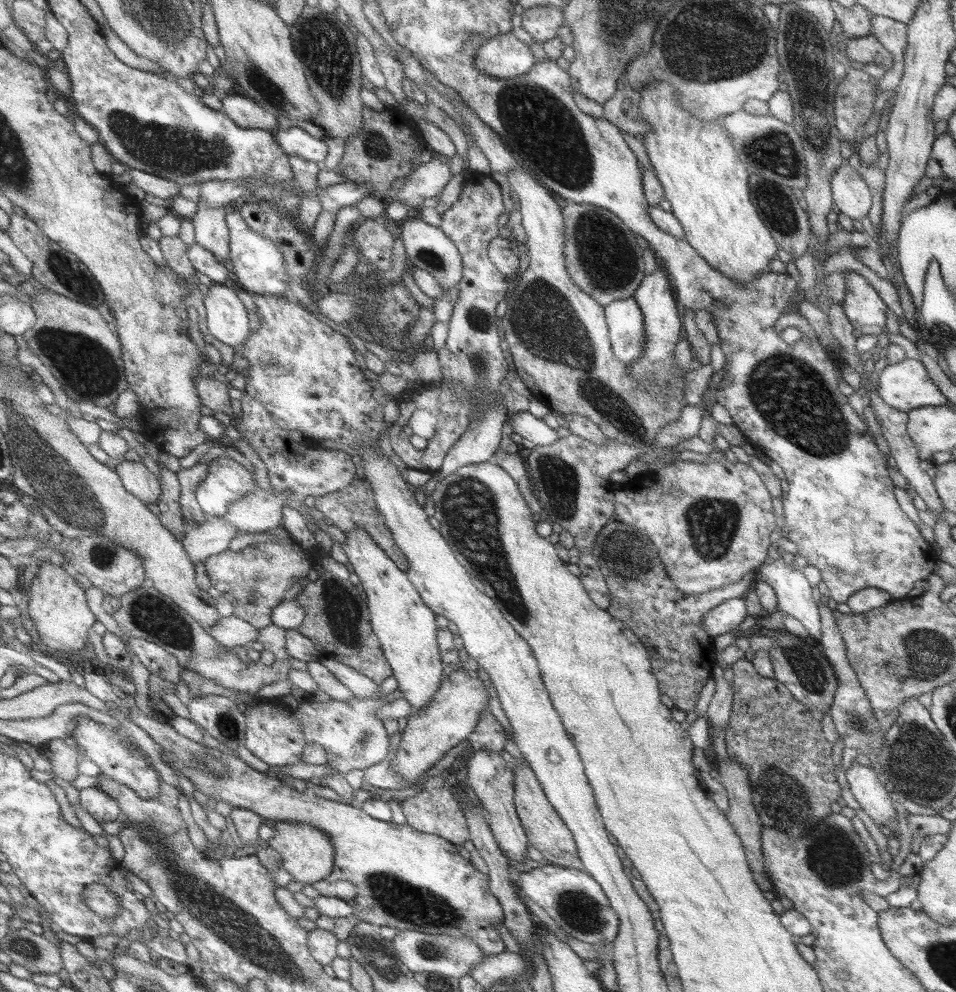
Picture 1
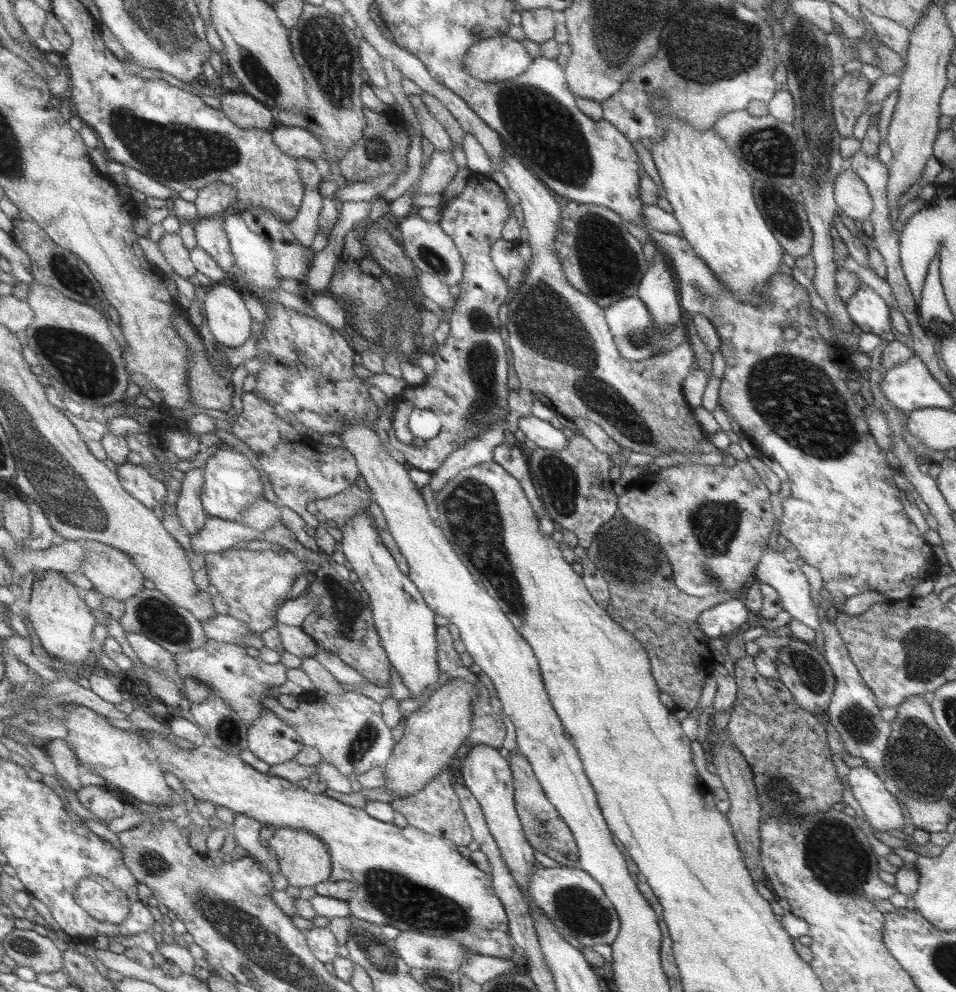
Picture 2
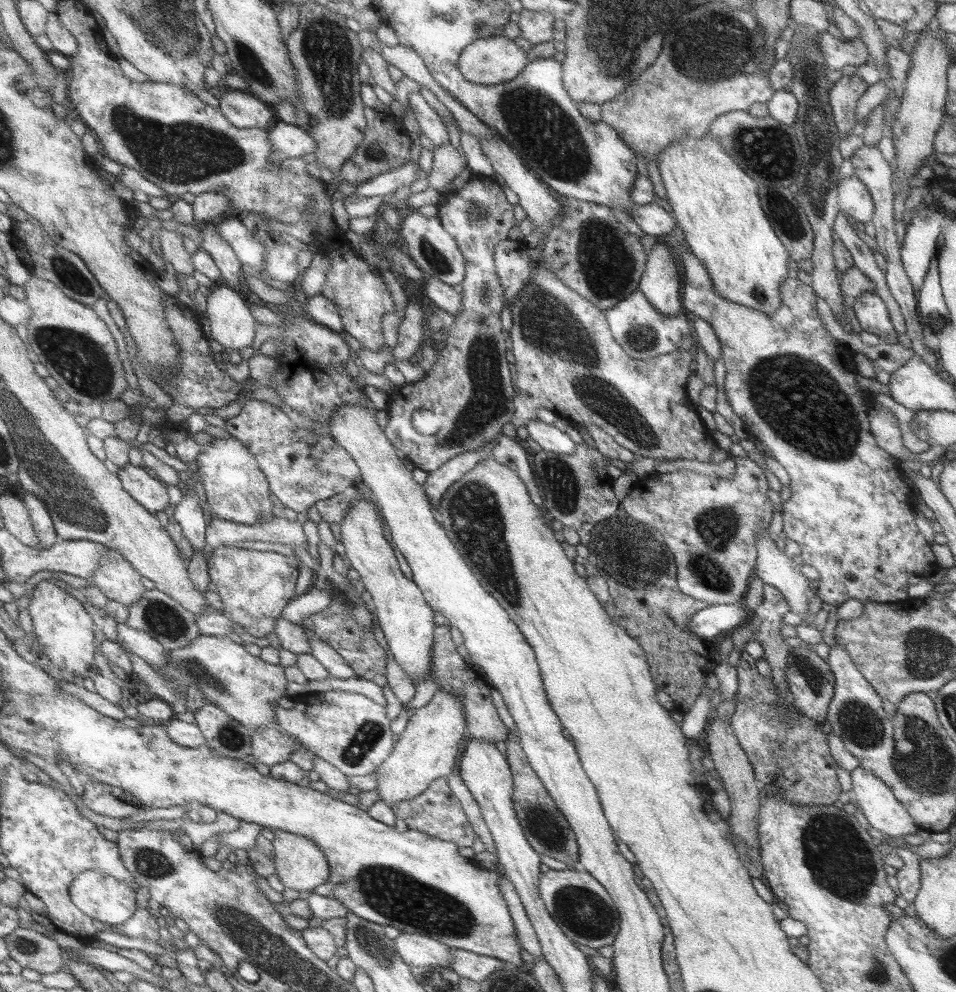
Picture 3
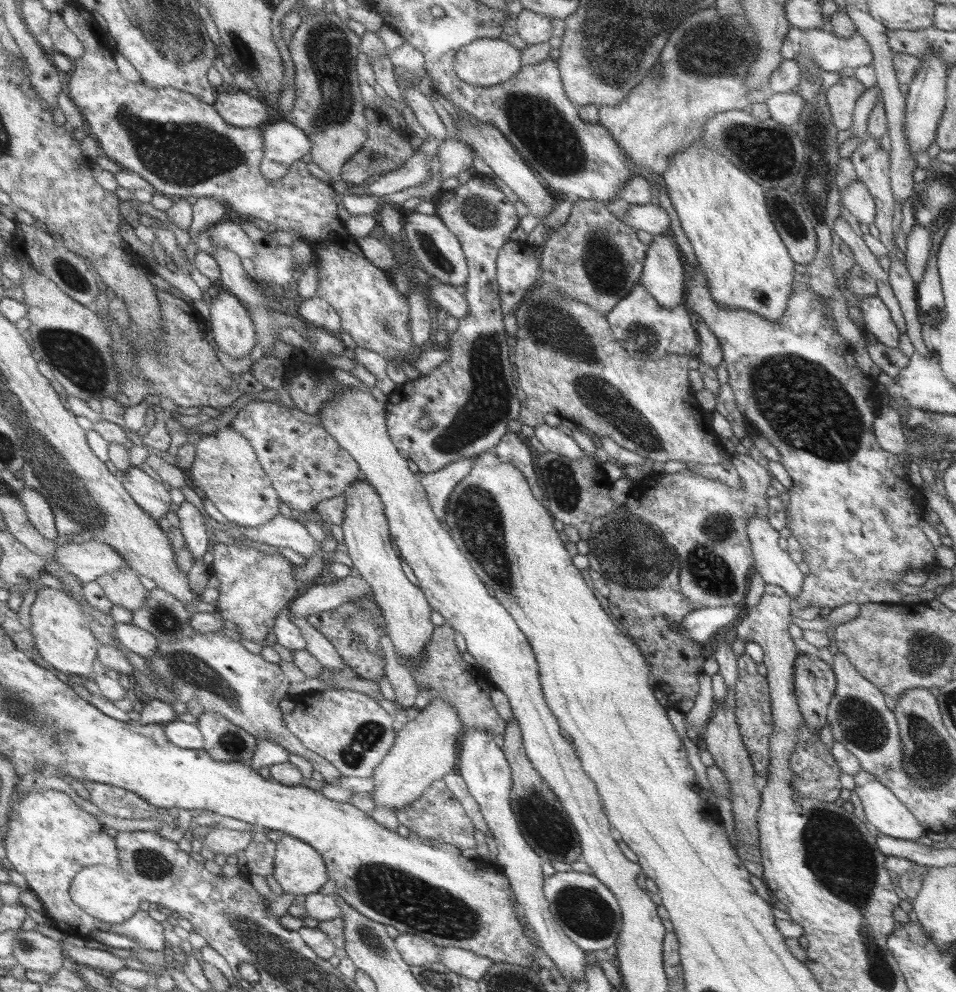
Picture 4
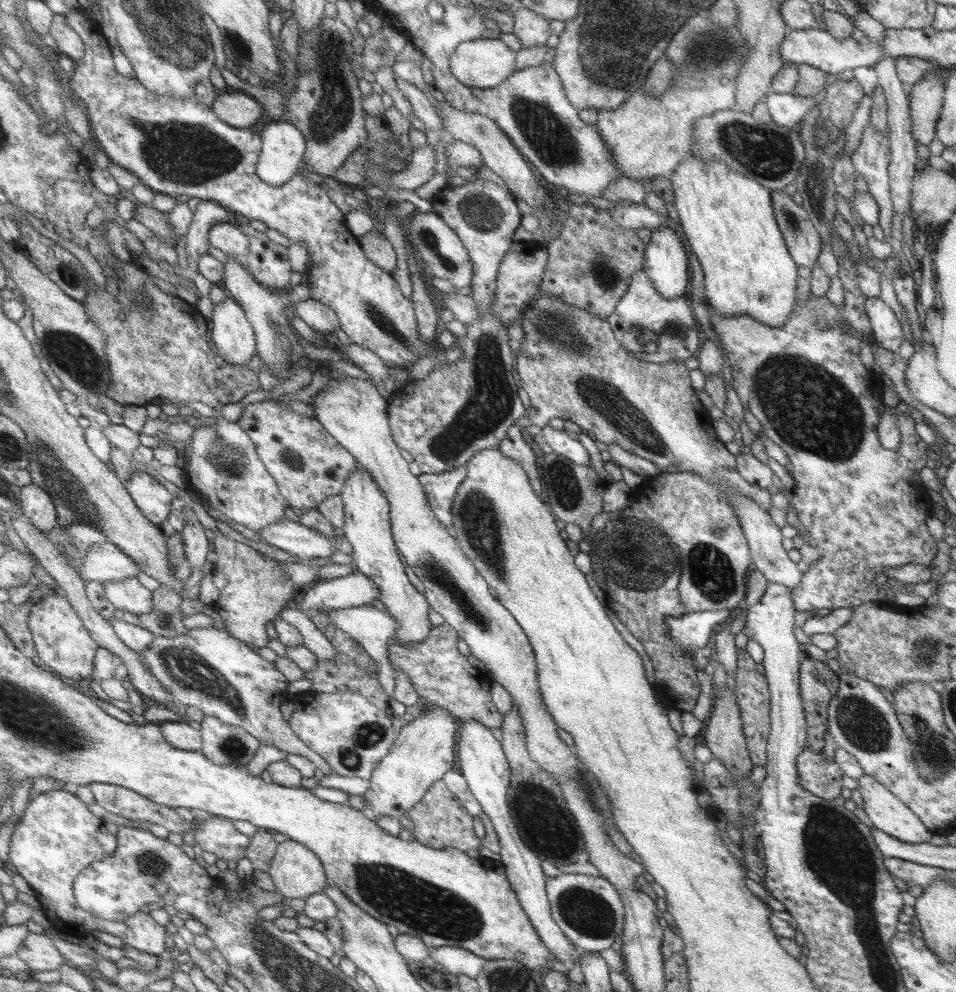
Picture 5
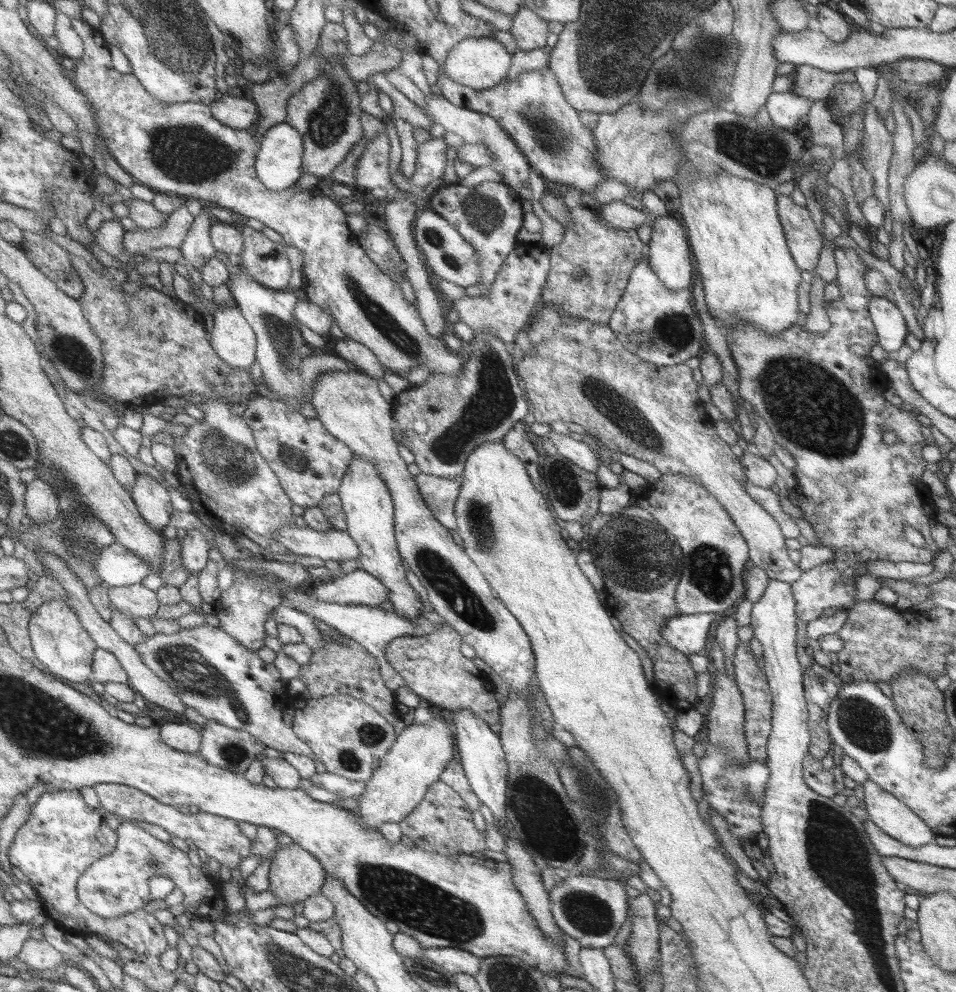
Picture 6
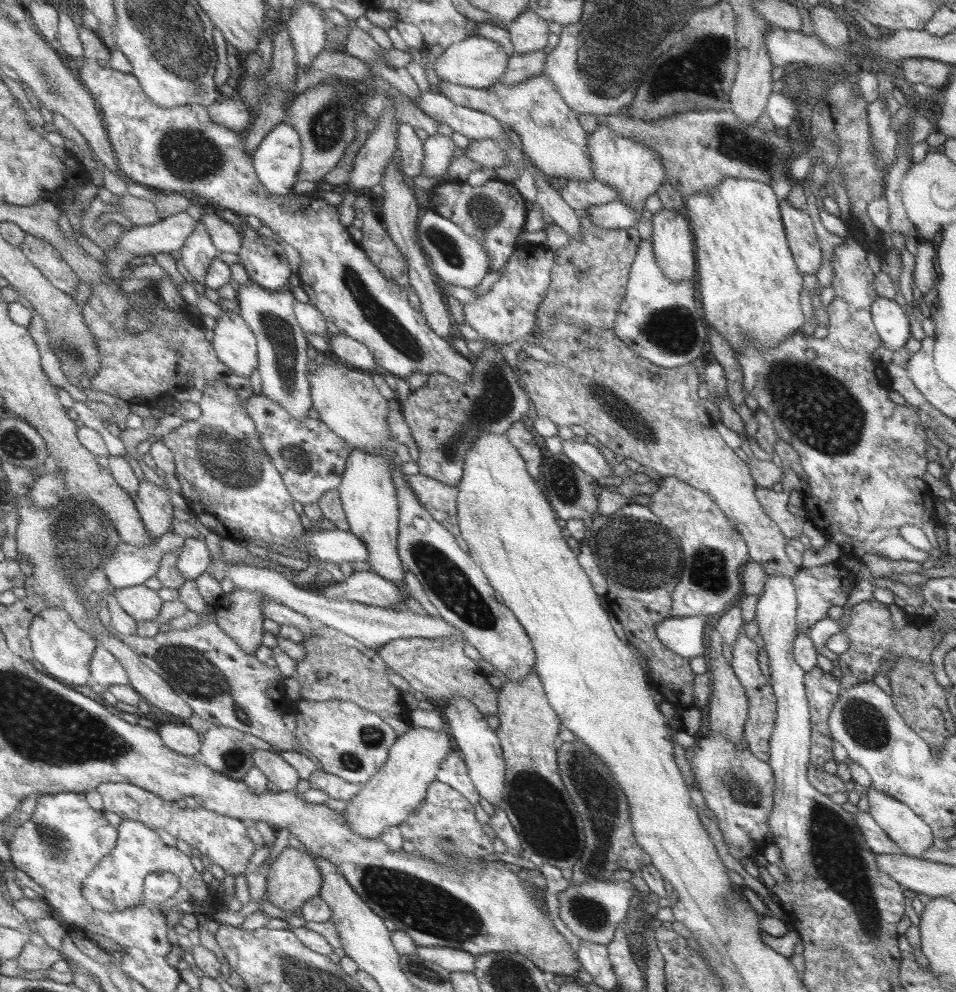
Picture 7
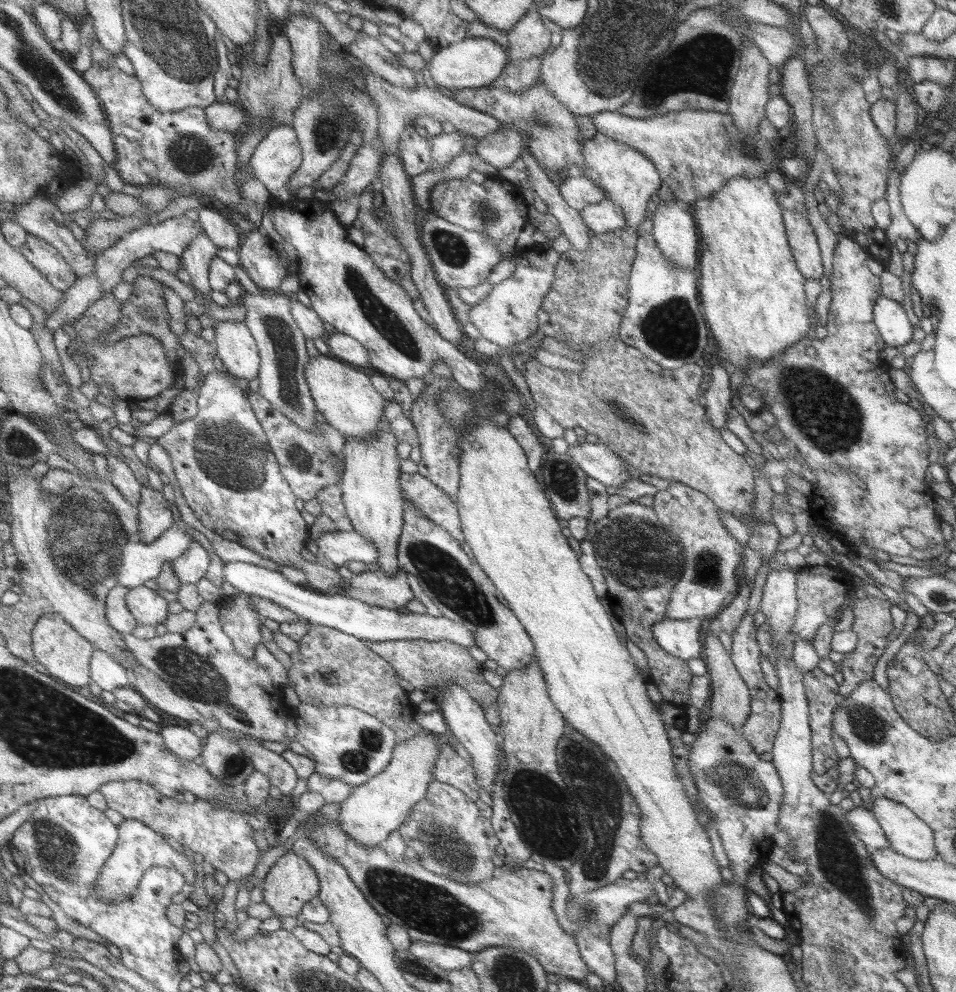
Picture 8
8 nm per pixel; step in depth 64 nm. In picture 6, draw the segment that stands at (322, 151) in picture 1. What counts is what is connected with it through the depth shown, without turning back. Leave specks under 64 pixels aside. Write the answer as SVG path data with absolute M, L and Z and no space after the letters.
M278 123L260 140L260 153L257 154L256 174L271 191L285 191L297 185L303 176L305 140L300 131L291 124Z

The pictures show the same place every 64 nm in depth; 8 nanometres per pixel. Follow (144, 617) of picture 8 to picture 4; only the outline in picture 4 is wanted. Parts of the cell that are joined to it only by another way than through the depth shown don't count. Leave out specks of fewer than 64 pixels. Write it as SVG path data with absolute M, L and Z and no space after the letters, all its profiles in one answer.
M129 566L115 574L106 574L97 582L112 604L133 612L143 609L150 597L150 590L141 584L136 571Z

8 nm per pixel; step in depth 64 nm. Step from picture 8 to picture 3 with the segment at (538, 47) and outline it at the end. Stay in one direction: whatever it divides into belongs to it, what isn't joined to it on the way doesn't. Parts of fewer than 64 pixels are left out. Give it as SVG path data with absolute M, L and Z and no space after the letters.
M521 9L518 13L519 36L529 44L536 45L552 40L553 17L548 12L529 12Z

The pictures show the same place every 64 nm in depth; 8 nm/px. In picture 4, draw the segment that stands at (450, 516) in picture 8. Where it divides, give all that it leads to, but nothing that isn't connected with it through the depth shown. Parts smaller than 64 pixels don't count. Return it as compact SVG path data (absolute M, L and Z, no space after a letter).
M473 457L453 462L444 469L423 474L420 481L428 491L428 499L432 502L434 513L443 521L447 516L447 503L455 487L469 476Z

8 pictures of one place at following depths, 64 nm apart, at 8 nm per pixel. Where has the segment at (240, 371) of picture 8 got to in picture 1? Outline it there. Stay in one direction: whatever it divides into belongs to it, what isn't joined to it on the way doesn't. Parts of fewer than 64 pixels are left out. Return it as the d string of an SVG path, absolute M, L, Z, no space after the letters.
M217 283L204 297L208 332L227 346L240 348L251 334L247 306L239 294Z

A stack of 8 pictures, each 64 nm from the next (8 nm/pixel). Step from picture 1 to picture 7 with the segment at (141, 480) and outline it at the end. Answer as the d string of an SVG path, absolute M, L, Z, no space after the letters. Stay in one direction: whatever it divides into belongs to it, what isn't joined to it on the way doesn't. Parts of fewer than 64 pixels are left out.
M140 482L136 505L152 538L161 538L173 528L173 505L165 487Z

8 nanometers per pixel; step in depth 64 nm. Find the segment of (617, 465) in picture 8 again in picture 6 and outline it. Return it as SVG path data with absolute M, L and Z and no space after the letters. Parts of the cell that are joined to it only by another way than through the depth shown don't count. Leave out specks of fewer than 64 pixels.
M552 430L549 431L547 437L553 443L557 450L556 452L563 458L570 460L575 466L578 466L585 472L590 472L591 474L596 472L599 459L597 459L595 452L586 443L575 441L568 434L555 433Z

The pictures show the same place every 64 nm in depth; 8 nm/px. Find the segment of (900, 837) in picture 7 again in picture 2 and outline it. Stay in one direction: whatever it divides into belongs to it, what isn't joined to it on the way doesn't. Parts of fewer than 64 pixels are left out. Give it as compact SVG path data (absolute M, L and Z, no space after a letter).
M862 765L849 769L846 778L855 802L860 806L863 819L869 822L872 830L889 832L903 829L903 814L897 800L884 787L877 774Z

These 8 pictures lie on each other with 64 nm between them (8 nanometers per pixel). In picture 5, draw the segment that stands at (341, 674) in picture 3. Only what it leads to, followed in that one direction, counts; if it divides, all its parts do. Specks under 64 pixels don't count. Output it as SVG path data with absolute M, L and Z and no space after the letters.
M295 604L288 605L278 618L295 626L301 632L304 646L309 648L318 660L335 660L339 656L331 640L311 620L311 614L301 612Z

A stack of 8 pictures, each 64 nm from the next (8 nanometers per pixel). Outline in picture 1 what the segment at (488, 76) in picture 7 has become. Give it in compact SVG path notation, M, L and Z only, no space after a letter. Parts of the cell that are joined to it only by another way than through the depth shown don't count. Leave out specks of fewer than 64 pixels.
M511 31L497 35L477 47L474 61L481 74L497 79L521 76L533 66L529 48L515 40Z

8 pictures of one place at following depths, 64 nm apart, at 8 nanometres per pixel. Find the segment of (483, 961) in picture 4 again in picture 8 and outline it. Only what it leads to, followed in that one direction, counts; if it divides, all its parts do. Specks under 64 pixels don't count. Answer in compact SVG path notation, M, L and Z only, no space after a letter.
M413 941L410 951L415 958L430 960L446 971L467 968L473 962L472 952L453 945Z

